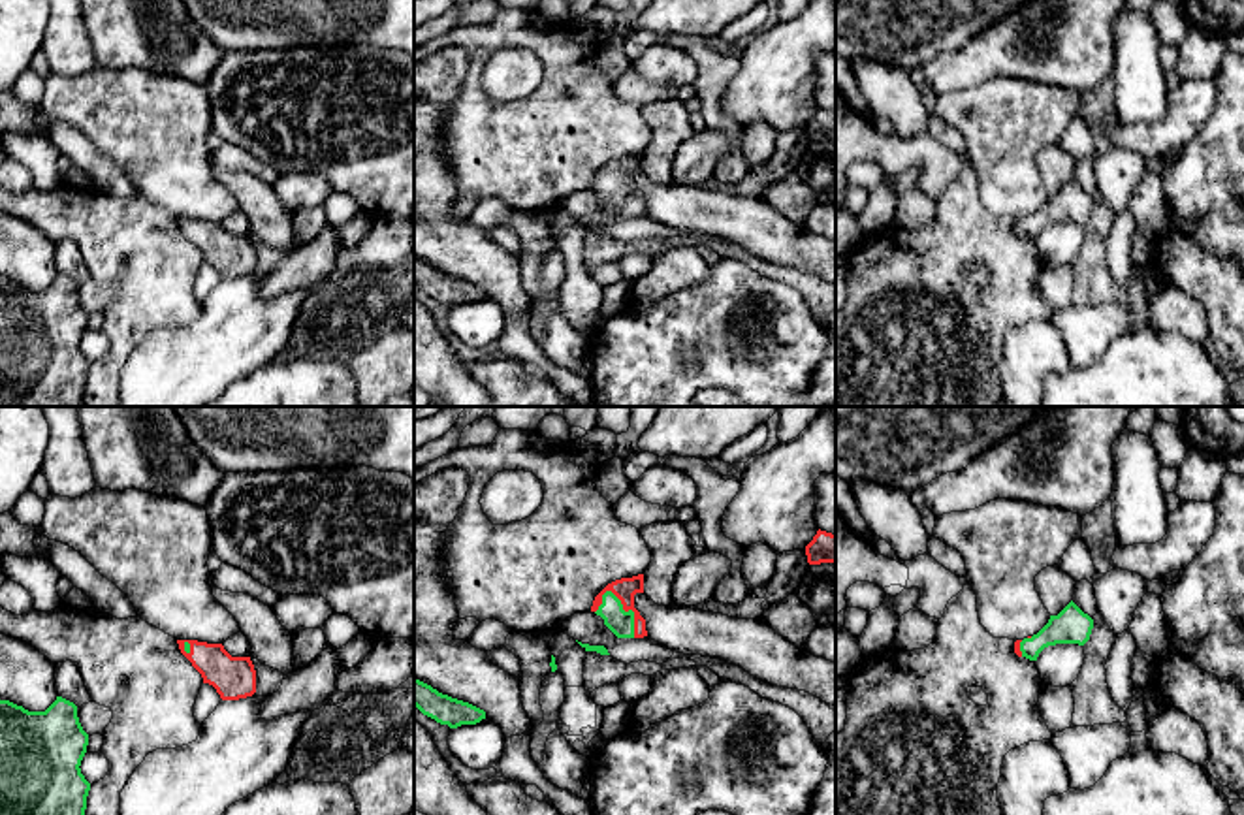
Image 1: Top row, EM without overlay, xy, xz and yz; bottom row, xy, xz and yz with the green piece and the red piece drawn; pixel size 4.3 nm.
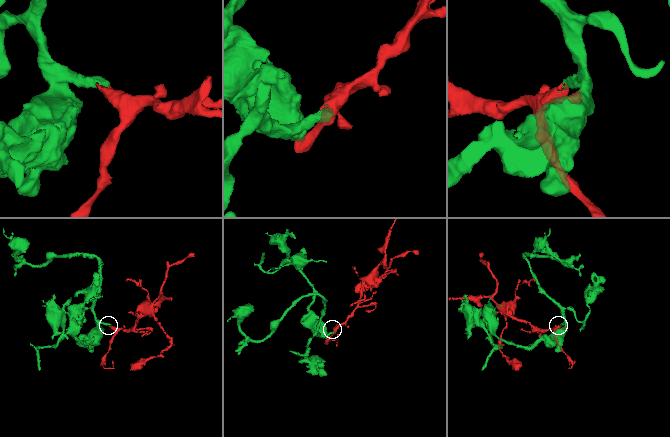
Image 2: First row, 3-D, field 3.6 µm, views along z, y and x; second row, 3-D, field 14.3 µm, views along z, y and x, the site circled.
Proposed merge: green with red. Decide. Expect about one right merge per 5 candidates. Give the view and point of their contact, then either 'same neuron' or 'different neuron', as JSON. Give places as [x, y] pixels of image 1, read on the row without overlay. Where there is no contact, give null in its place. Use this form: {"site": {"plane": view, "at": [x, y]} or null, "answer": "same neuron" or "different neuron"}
{"site": {"plane": "xz", "at": [631, 189]}, "answer": "same neuron"}

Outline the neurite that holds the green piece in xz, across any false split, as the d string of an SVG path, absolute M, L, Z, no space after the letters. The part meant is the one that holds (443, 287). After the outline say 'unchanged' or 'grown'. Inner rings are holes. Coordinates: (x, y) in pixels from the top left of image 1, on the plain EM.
M414 258L414 284L427 296L435 297L440 303L457 307L461 303L476 303L486 297L486 290L439 271L431 264Z; unchanged

